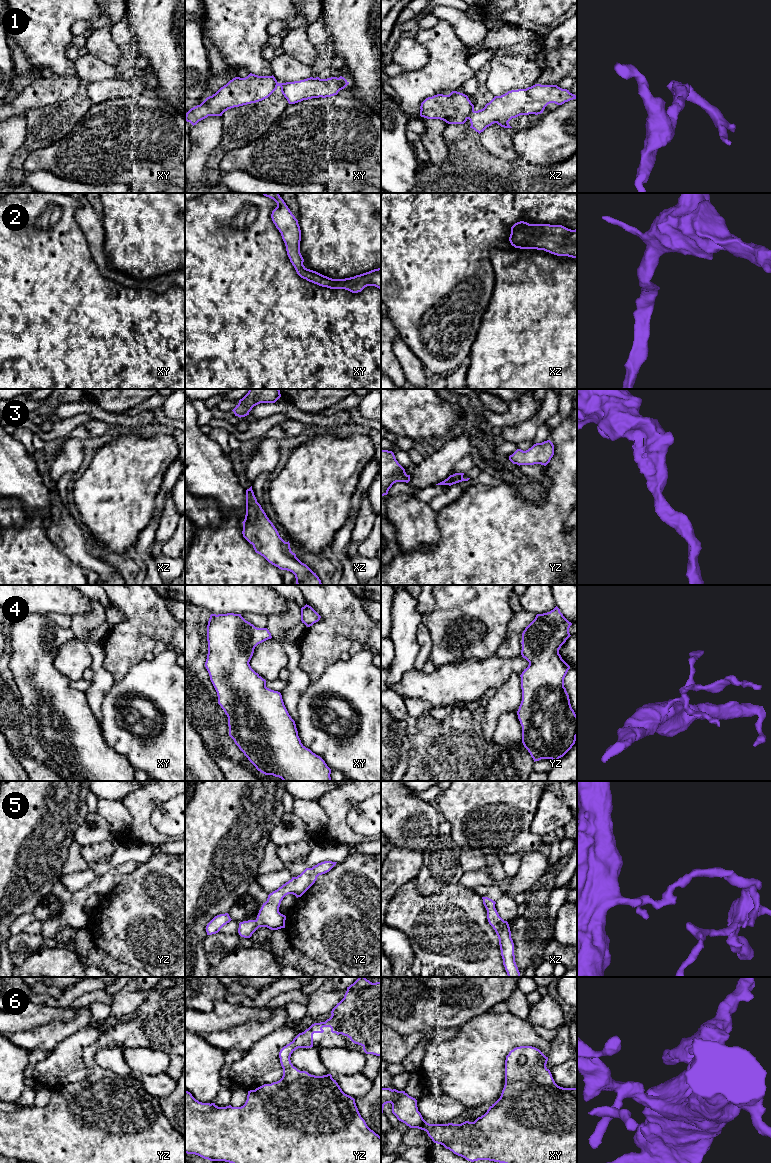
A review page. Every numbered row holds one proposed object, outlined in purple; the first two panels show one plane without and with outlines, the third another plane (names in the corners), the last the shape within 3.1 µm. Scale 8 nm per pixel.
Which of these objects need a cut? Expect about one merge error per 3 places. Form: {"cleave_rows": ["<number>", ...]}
{"cleave_rows": ["1"]}

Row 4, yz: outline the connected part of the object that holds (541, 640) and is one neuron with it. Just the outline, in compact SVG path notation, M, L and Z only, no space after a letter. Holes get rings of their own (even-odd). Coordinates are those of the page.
M556 606L550 612L537 614L522 633L521 655L529 665L520 675L522 701L517 715L522 726L522 743L534 762L541 759L552 759L556 762L576 741L577 715L564 687L564 678L570 666L559 654L559 649L571 636L571 625Z

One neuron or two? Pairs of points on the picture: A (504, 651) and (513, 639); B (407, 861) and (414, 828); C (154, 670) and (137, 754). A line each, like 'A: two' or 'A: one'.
A: one
B: two
C: one

